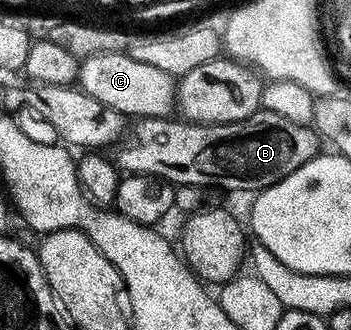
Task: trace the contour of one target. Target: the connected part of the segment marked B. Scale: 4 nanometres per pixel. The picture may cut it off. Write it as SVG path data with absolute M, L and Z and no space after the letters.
M262 109L259 112L253 113L248 119L240 119L239 121L233 121L232 123L224 123L223 125L199 125L197 123L191 123L185 119L167 119L165 117L143 117L137 122L138 125L134 129L134 137L127 136L125 140L121 142L113 150L112 160L115 165L123 174L129 175L132 173L139 173L140 175L152 175L153 177L159 177L165 181L170 182L171 185L177 187L179 185L198 185L202 189L209 189L211 191L223 191L227 189L230 193L258 193L261 189L266 191L273 190L274 186L279 185L288 175L292 175L292 171L296 171L300 167L304 167L304 163L308 163L312 158L319 156L320 138L313 128L307 125L300 125L298 123L292 123L288 119L284 119L284 115L276 115L272 111Z

